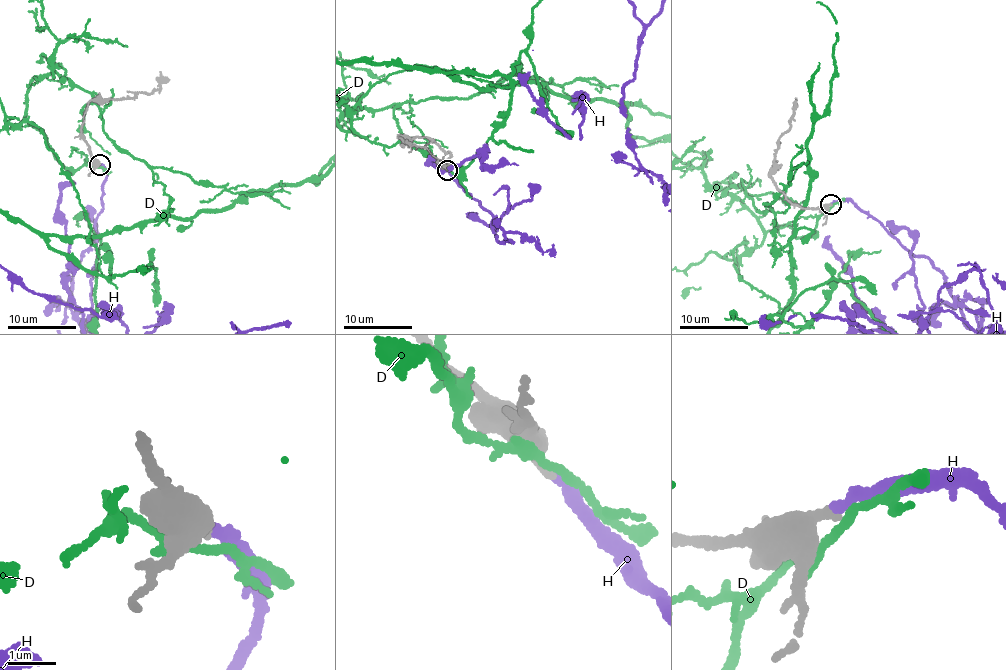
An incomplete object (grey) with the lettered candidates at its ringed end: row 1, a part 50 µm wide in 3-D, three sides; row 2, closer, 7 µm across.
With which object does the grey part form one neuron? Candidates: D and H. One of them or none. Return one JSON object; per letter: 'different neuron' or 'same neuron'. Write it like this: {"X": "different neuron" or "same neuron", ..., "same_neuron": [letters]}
{"D": "different neuron", "H": "same neuron", "same_neuron": ["H"]}

